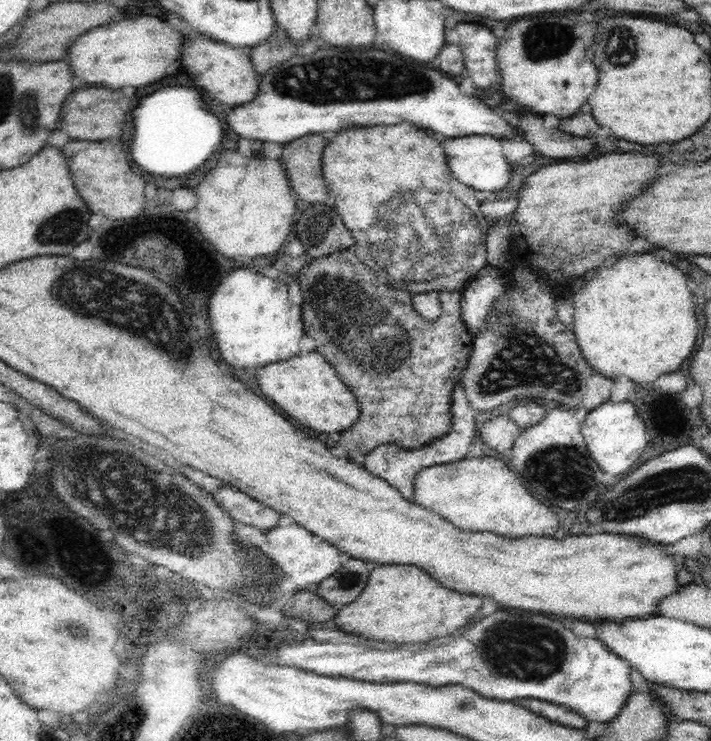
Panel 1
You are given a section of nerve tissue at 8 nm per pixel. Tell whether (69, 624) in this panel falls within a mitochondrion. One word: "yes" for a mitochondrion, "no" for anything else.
yes

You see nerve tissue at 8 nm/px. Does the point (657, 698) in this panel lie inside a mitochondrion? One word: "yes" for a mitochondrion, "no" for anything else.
no

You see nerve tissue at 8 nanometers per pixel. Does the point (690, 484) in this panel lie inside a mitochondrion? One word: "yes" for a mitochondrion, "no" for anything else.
yes

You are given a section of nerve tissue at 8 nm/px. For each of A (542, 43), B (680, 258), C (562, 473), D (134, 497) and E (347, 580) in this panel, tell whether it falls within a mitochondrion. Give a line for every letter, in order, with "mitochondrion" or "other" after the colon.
A: mitochondrion
B: other
C: mitochondrion
D: mitochondrion
E: mitochondrion

